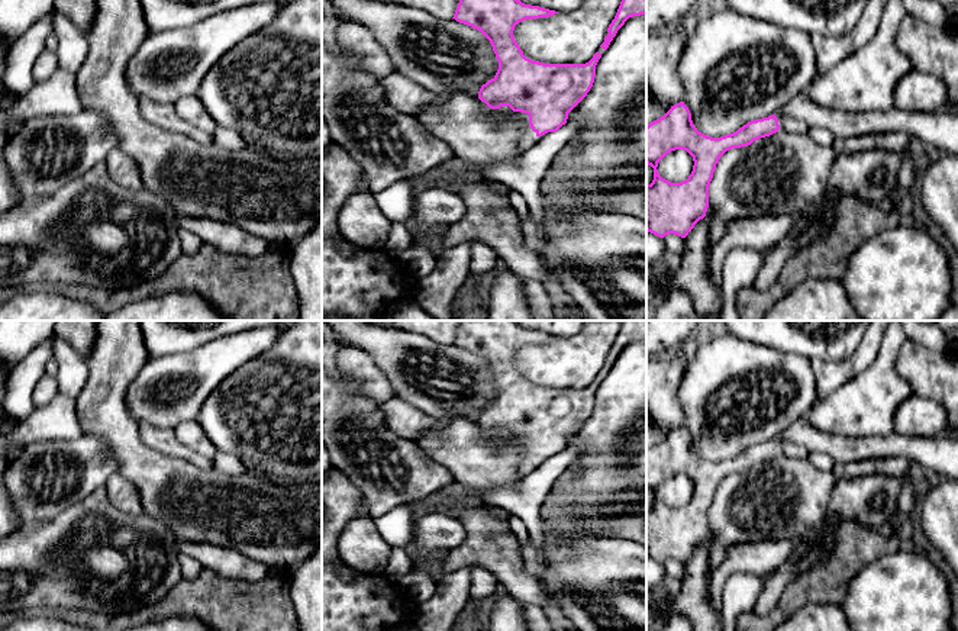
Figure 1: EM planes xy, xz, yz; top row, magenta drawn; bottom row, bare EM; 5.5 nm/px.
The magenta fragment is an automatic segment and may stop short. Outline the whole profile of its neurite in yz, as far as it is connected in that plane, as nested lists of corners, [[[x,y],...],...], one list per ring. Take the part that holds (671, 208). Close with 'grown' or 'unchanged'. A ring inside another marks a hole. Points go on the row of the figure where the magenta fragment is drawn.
[[[680,102],[646,126],[646,164],[654,168],[654,180],[646,184],[646,231],[664,238],[668,234],[686,238],[694,225],[706,216],[709,207],[709,186],[720,157],[732,149],[748,147],[759,138],[770,136],[780,129],[790,133],[809,133],[810,128],[794,117],[781,117],[775,115],[768,117],[751,120],[736,132],[712,138],[697,131],[693,125],[691,113],[684,102]],[[684,149],[694,161],[693,171],[687,180],[681,183],[671,183],[662,178],[657,170],[658,162],[671,151]]]; grown

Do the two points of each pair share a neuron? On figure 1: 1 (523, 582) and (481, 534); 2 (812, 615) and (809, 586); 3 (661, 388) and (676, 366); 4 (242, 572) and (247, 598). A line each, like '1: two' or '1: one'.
1: one
2: two
3: one
4: two

